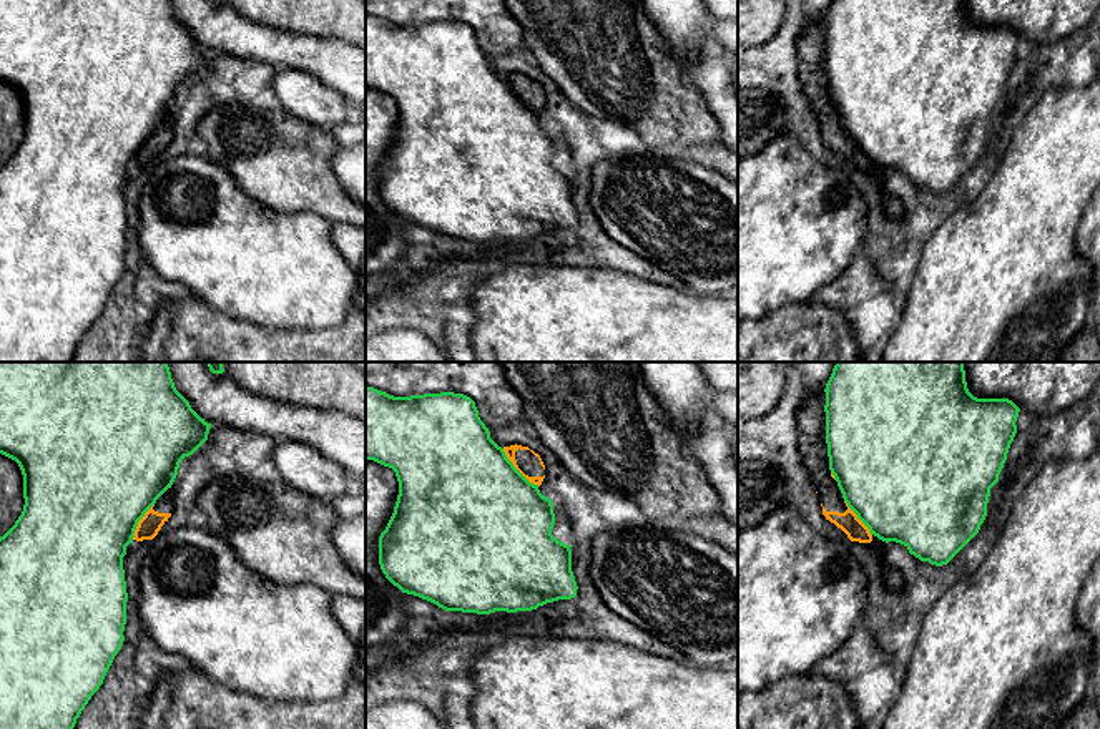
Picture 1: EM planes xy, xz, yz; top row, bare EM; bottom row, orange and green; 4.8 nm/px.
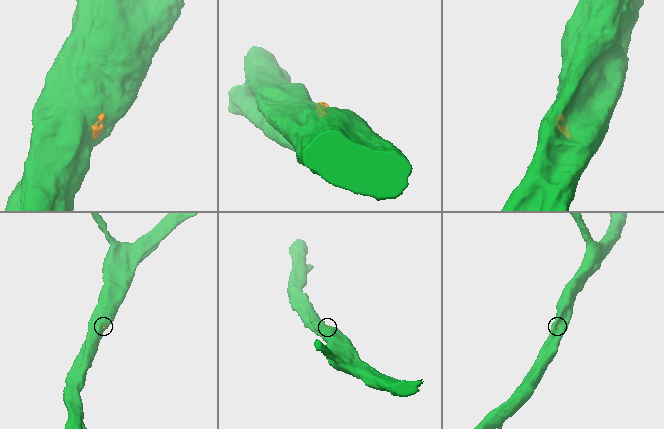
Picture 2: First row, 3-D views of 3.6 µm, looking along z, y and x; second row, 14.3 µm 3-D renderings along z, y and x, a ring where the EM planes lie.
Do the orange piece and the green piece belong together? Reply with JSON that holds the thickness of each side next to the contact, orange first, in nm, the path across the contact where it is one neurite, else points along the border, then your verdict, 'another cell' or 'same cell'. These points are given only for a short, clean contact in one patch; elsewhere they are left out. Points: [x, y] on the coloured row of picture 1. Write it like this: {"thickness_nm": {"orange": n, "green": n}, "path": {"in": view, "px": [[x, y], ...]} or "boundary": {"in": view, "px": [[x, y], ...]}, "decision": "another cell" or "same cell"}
{"thickness_nm": {"orange": 50, "green": 500}, "boundary": {"in": "xz", "px": [[502, 449], [505, 457], [530, 482], [539, 485]]}, "decision": "another cell"}

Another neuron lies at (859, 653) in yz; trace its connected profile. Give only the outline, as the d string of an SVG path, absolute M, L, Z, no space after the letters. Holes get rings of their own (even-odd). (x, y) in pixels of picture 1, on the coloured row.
M859 624L851 638L832 654L816 663L808 674L849 681L879 666L889 664L867 624Z

